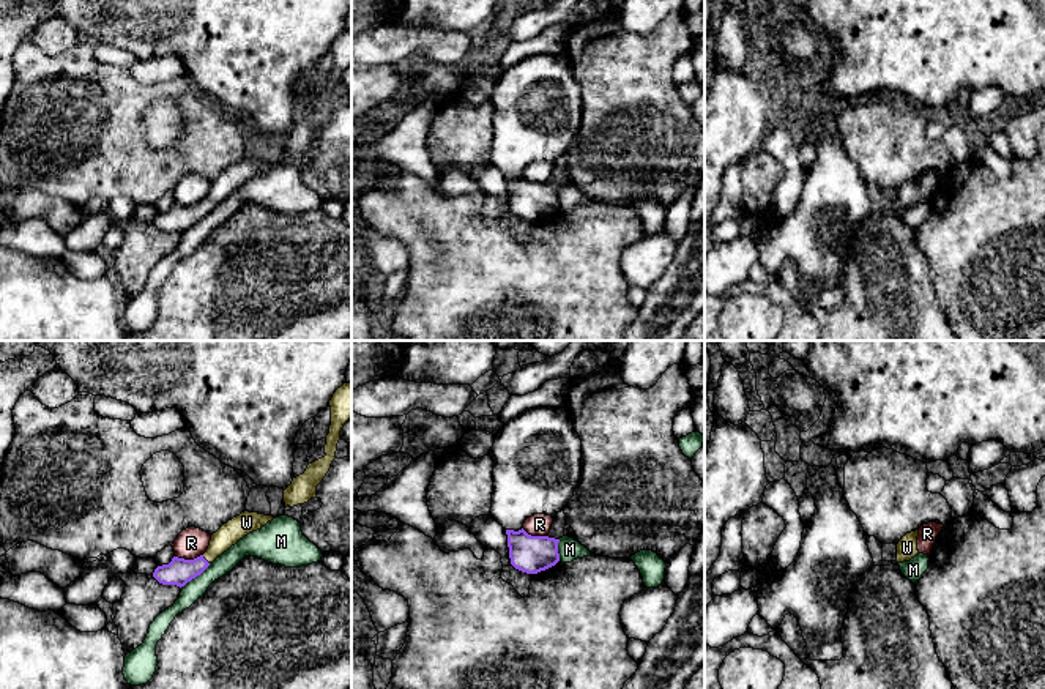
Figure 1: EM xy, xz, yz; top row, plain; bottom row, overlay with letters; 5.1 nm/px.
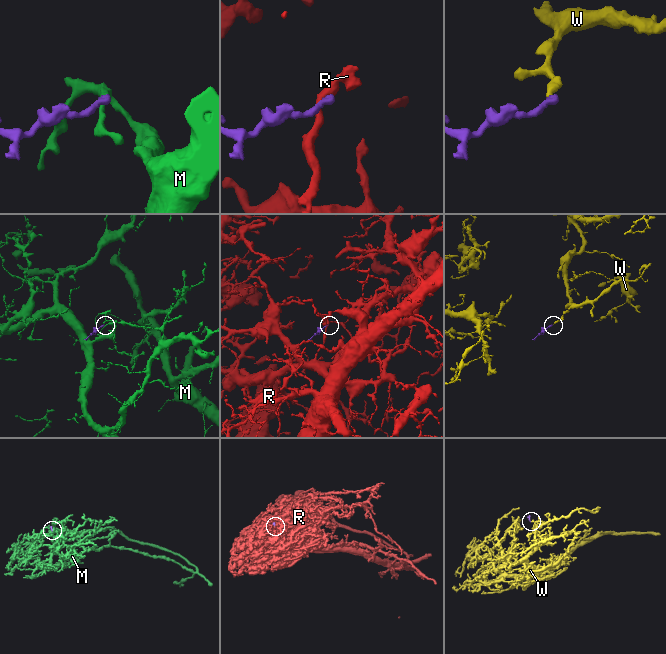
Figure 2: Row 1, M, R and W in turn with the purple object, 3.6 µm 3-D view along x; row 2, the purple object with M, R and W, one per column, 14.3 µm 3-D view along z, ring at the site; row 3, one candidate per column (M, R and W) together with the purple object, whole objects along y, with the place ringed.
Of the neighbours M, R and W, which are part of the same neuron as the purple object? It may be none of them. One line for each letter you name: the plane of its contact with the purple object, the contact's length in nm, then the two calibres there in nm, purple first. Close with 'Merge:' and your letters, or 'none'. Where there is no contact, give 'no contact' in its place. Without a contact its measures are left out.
W: xy | 60 nm | 140/110 nm
Merge: W

